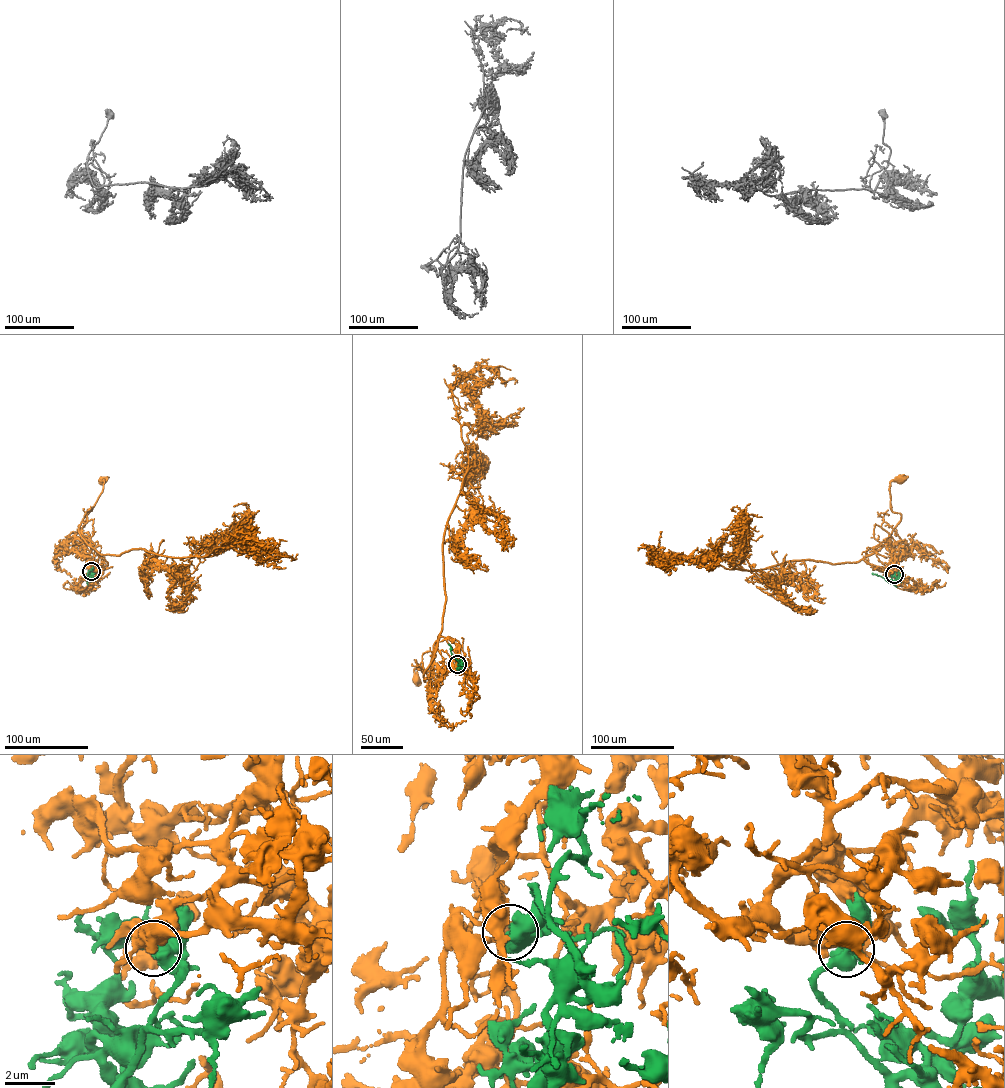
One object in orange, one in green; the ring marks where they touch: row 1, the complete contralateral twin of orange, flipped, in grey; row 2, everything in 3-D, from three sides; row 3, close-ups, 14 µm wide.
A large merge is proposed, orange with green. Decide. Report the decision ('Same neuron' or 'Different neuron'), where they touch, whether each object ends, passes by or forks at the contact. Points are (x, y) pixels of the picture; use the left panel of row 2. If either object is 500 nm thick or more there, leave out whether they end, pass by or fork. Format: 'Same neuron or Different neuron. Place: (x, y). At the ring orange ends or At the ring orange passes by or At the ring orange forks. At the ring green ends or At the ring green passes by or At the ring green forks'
Same neuron. Place: (91, 571)

